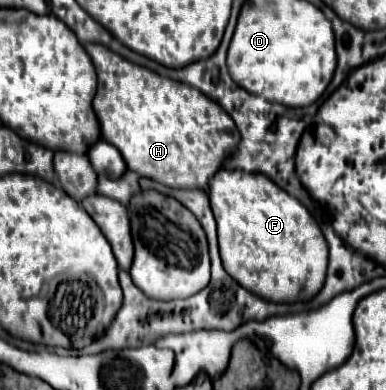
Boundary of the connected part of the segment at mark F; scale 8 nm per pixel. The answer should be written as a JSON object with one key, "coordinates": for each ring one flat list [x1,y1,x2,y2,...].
{"coordinates":[[221,170,211,178,209,200,217,220,219,252,225,272,267,302,311,300,325,284,327,242,319,224,299,200,267,176]]}

